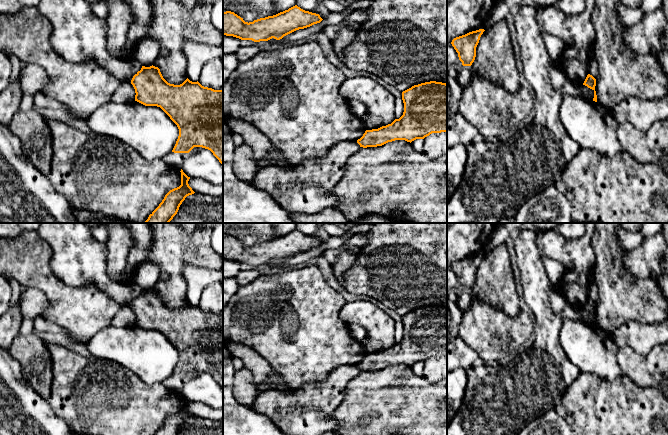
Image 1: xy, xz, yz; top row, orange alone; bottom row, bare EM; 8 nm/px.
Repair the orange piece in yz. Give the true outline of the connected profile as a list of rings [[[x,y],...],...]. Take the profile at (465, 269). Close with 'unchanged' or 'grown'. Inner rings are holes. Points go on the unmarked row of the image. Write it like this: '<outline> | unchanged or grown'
[[[479,253],[452,264],[451,268],[458,277],[459,284],[462,286],[463,290],[471,290],[474,286],[476,271],[484,255],[484,253]]] | unchanged

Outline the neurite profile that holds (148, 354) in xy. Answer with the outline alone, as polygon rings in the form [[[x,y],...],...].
[[[137,325],[107,326],[87,343],[91,356],[104,358],[131,370],[147,385],[163,383],[172,376],[179,360],[177,349],[157,330],[145,330]]]

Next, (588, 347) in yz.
[[[565,319],[560,329],[559,342],[566,357],[580,372],[597,375],[607,382],[622,375],[621,368],[617,362],[619,347],[612,336],[607,335],[599,326],[588,325],[579,319]]]

